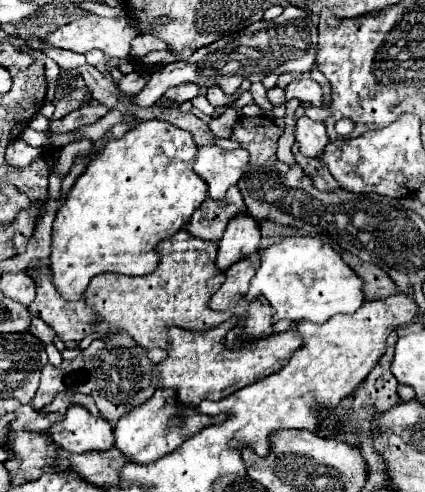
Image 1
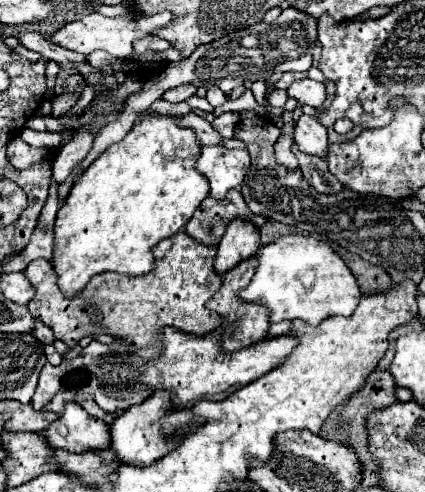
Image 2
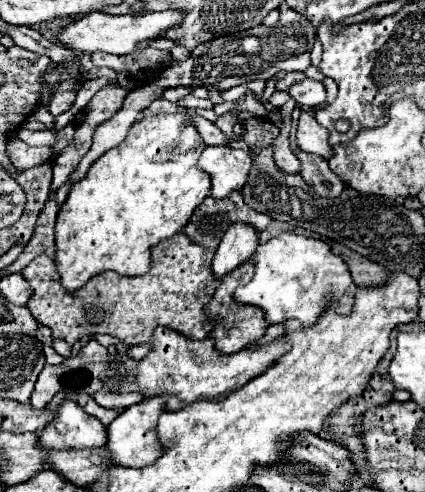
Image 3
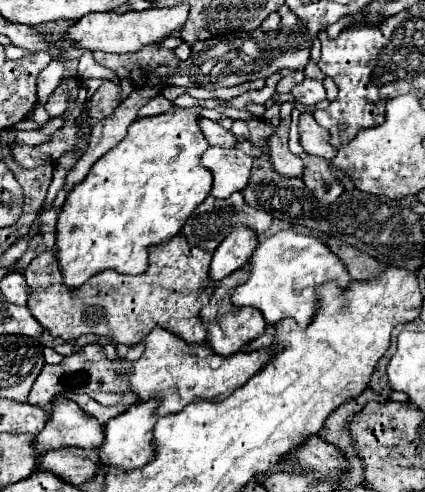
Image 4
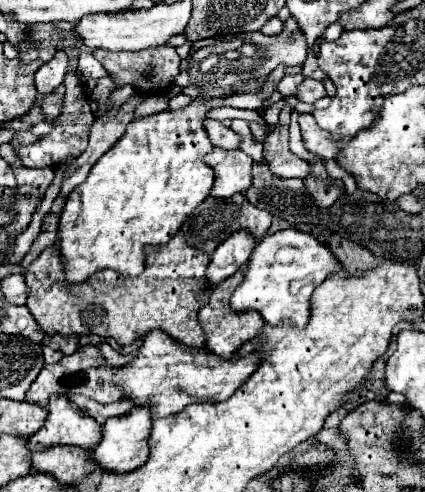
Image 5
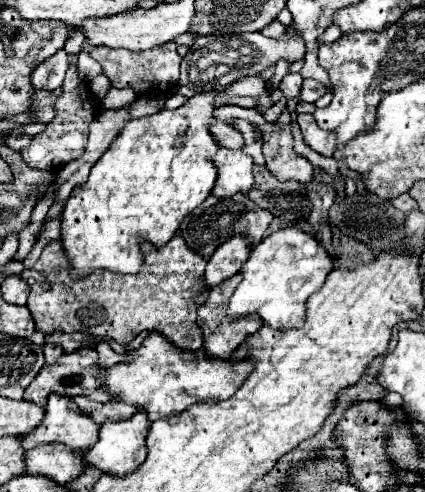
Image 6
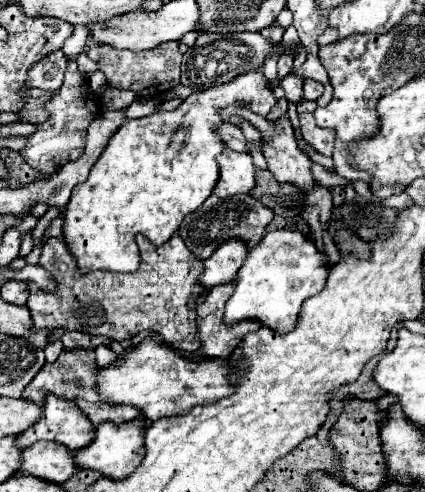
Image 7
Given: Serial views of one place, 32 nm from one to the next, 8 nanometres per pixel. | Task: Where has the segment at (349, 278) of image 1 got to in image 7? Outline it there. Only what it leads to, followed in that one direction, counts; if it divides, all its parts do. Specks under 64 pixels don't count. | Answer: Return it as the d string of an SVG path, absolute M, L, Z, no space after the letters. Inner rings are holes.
M296 230L268 232L260 244L248 252L238 270L234 294L226 302L224 324L234 326L244 320L256 320L278 334L286 334L296 328L302 302L324 288L326 276L326 258L316 250L312 240Z

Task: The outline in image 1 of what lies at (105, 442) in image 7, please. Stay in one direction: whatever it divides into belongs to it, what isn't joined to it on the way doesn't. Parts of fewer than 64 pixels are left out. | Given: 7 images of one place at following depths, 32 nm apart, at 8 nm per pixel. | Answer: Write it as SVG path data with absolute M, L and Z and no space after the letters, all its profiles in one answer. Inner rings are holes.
M156 390L154 396L144 402L142 406L132 408L132 412L128 412L128 416L122 416L116 426L114 426L114 448L118 448L118 452L136 464L152 464L154 460L158 460L160 456L166 456L168 452L176 450L180 446L180 440L186 440L188 436L200 432L200 428L212 424L212 420L204 414L198 414L194 408L188 406L180 406L174 400L174 390ZM176 414L186 414L184 424L172 424L170 418Z

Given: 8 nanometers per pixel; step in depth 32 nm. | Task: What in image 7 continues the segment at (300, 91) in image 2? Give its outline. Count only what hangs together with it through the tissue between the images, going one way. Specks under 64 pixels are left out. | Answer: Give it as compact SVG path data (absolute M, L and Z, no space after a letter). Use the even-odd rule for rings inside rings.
M304 80L304 98L306 100L318 100L324 92L324 86L316 80Z

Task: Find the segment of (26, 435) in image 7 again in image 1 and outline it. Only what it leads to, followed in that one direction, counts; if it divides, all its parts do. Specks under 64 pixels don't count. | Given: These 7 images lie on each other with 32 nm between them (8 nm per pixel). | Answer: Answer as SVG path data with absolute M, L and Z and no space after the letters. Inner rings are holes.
M72 404L64 414L64 420L56 422L48 436L52 442L68 452L108 450L114 444L112 424L104 418L92 416L84 406Z

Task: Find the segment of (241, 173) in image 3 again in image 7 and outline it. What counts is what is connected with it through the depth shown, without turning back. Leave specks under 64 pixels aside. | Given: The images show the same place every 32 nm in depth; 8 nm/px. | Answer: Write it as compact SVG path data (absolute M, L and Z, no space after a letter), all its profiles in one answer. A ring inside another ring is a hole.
M226 150L220 154L220 180L214 188L216 196L250 194L256 186L252 156L246 152Z

